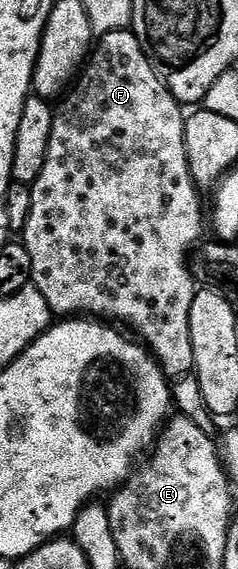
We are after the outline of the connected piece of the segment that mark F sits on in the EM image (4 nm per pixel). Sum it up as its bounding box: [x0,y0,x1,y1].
[23,29,219,438]

